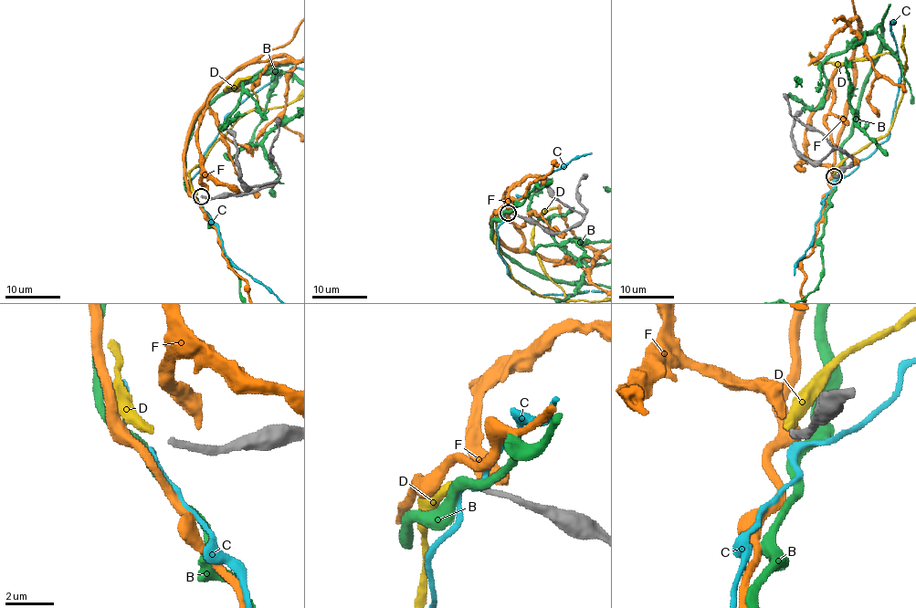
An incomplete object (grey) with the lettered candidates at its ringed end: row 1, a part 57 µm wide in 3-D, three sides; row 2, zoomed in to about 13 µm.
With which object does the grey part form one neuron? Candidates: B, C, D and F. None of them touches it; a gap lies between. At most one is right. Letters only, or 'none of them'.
D

